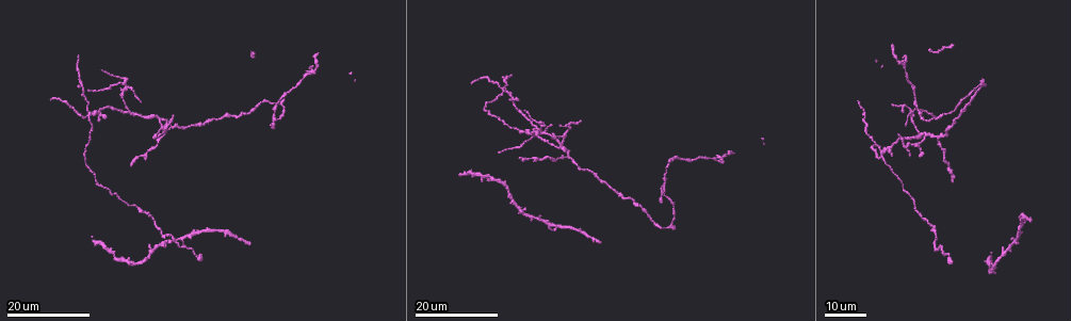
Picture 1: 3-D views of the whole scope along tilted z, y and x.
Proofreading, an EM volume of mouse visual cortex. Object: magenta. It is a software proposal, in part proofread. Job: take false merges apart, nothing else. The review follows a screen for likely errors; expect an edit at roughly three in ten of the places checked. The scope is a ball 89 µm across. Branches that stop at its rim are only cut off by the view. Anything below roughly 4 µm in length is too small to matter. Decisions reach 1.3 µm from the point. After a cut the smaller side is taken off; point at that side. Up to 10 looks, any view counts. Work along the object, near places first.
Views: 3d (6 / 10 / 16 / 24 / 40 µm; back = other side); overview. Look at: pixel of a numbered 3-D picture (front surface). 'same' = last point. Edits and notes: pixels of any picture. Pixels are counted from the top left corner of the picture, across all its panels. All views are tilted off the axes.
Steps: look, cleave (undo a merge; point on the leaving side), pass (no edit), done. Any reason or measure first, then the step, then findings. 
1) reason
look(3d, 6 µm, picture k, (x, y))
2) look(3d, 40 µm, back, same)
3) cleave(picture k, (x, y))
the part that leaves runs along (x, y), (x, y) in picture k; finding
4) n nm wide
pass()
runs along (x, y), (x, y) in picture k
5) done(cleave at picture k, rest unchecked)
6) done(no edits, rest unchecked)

four-way junction
look(3d, 24 µm, picture 1, (127, 87))

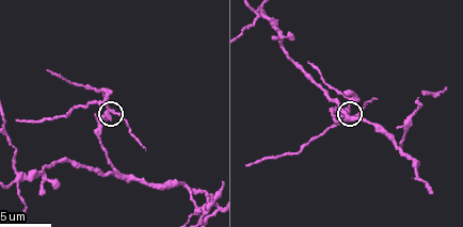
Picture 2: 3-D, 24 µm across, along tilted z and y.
zoom in
look(3d, 10 µm, picture 2, (111, 108))

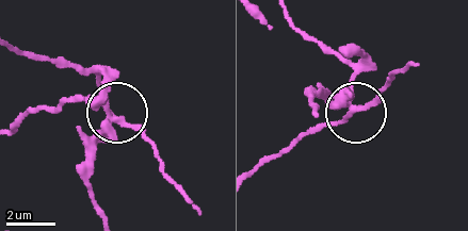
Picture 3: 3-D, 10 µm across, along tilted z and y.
side arm 9 µm; 4 arms
cleave(picture 3, (142, 132))
a second cell is stuck on

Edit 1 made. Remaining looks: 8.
look(overview)

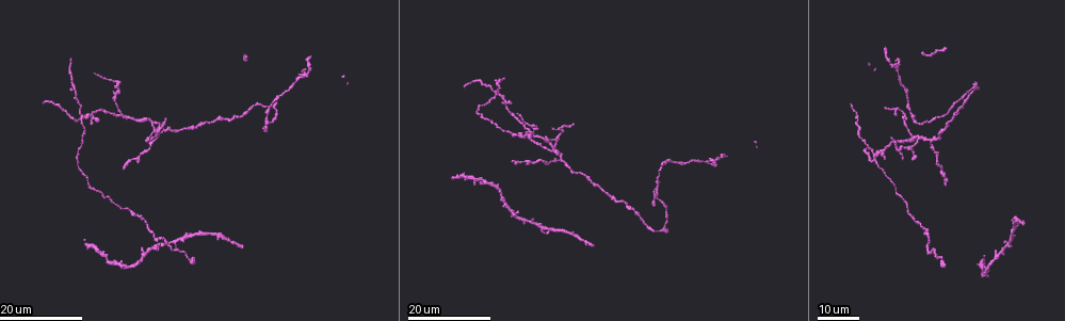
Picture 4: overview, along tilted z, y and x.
a fork
look(3d, 24 µm, picture 4, (125, 116))

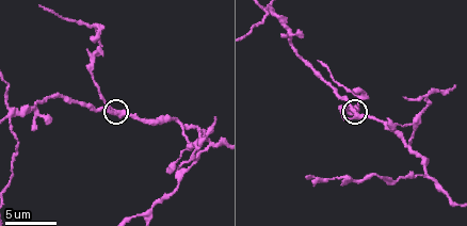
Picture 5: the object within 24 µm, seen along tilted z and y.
look(3d, 6 µm, picture 5, (118, 112))

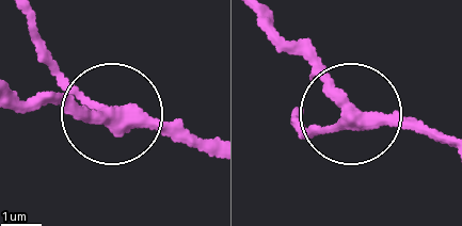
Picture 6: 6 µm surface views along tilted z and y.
other side
look(3d, 6 µm, back, picture 6, (347, 122))

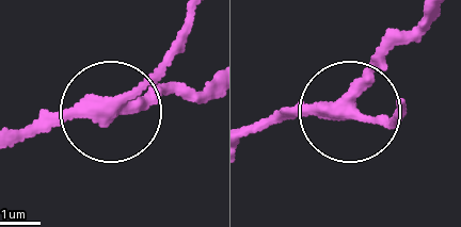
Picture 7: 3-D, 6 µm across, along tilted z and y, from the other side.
pass()
runs along (205, 80), (122, 104), (181, 44) in picture 7; all the same cell

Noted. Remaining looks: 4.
look(3d, 10 µm, picture 5, (181, 124))

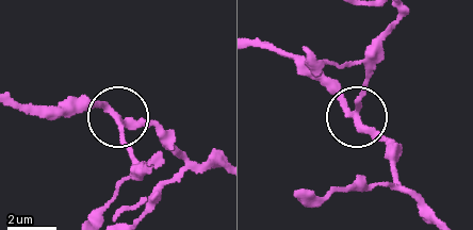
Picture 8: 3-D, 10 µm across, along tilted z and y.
3 arms
pass()
runs along (255, 38), (295, 60), (352, 114), (375, 69) in picture 8; continuous, no second cell

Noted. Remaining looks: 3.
thin arm on a thick one
look(3d, 6 µm, picture 5, (271, 7))

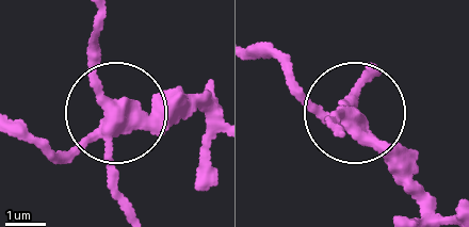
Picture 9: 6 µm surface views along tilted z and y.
330 nm wide
cleave(picture 9, (89, 60))
the part that leaves runs along (112, 125), (120, 206) in picture 9; two cells meet here

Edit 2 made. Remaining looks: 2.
done(cleave at picture 3, cleave at picture 9, rest unchecked)

